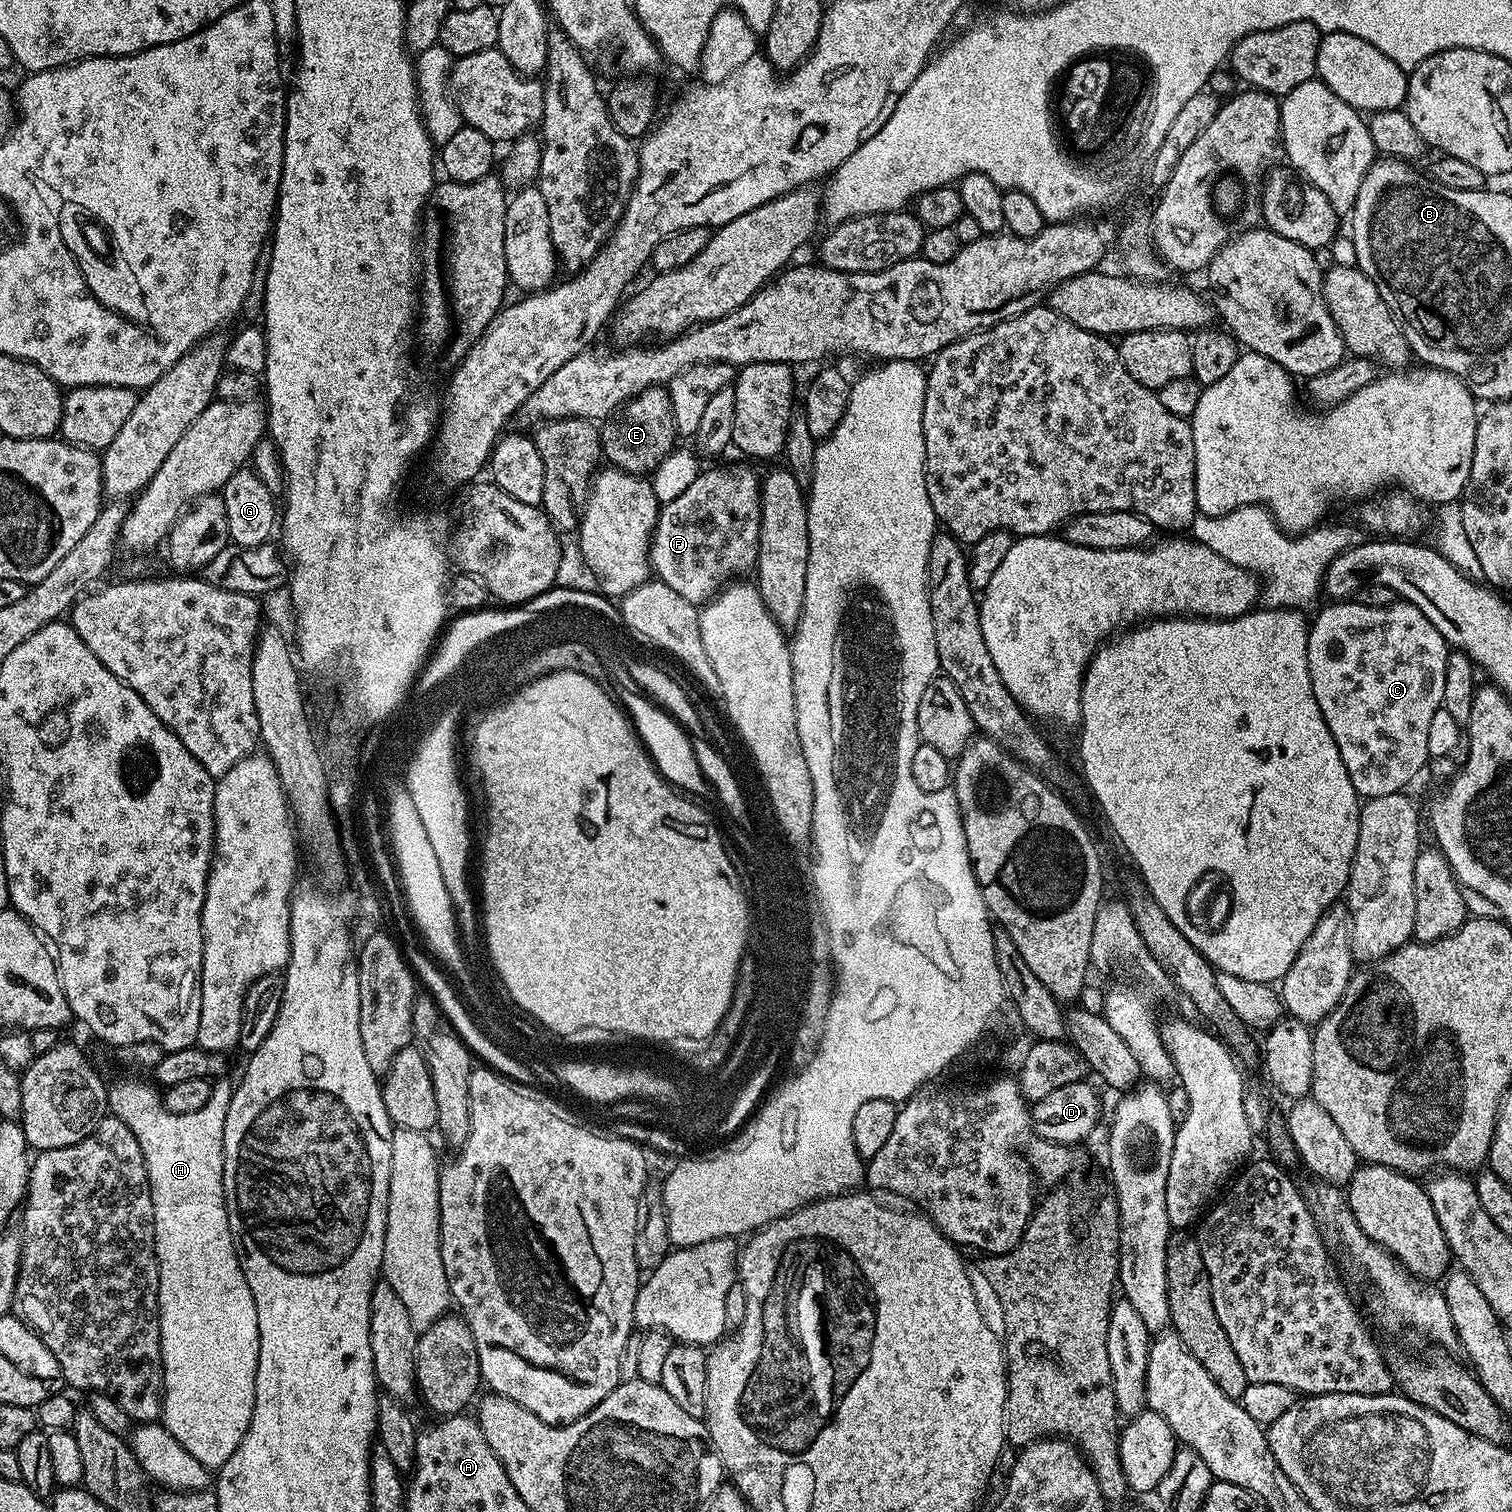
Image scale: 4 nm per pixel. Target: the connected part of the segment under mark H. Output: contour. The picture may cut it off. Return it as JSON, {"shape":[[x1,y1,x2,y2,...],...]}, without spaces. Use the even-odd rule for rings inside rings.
{"shape":[[220,1078,212,1084,210,1099,201,1110,194,1114,174,1114,166,1110,163,1095,155,1085,150,1085,138,1080,126,1080,112,1084,108,1089,108,1107,111,1115,125,1122,133,1131,139,1146,142,1148,143,1160,146,1162,147,1178,150,1182,151,1202,154,1204,155,1220,155,1254,159,1262,159,1290,158,1302,160,1303,160,1357,164,1371,164,1405,160,1411,162,1426,178,1438,182,1447,194,1454,202,1467,209,1470,219,1470,230,1454,238,1450,238,1442,246,1434,250,1426,250,1418,254,1414,254,1386,256,1385,256,1371,258,1370,258,1350,260,1349,260,1335,258,1334,258,1310,254,1306,254,1298,245,1275,242,1274,239,1253,233,1242,232,1231,229,1228,228,1211,225,1208,224,1194,224,1142,226,1115,233,1097,234,1086,229,1079]]}

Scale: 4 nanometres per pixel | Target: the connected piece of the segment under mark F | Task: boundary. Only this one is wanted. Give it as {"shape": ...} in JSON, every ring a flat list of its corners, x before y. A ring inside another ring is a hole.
{"shape":[[712,468,709,472,701,471,694,478,694,482,686,488,673,501,665,503,660,509,660,516,656,520,656,529,652,531,652,547,650,549,650,564,654,569,655,575,666,586,670,586,670,590,678,590,678,594,682,594,682,598,686,598,686,602,703,606,713,599,729,582,735,581,737,578,744,576,753,571,756,567,756,559,758,558,758,542,760,541,760,481,759,475,755,476,748,468]]}

